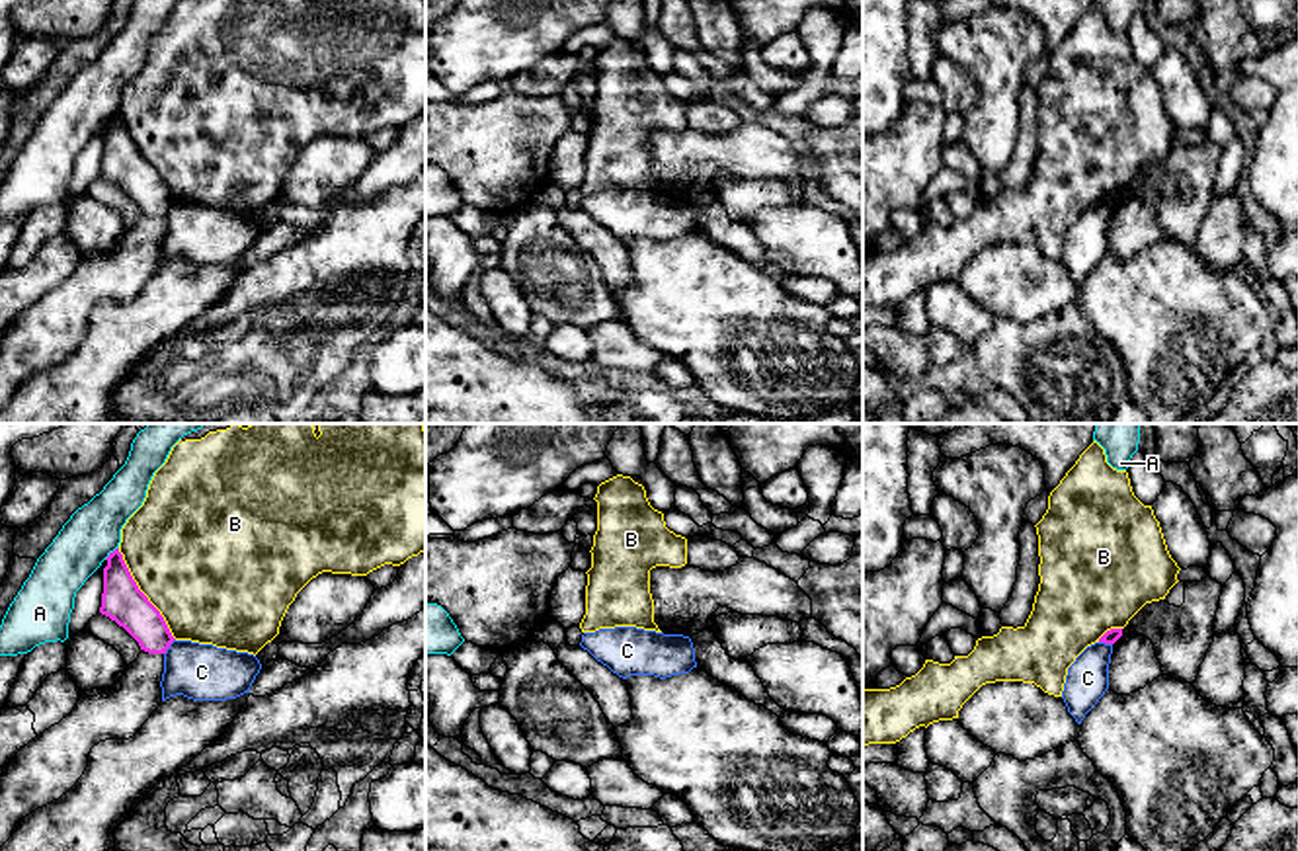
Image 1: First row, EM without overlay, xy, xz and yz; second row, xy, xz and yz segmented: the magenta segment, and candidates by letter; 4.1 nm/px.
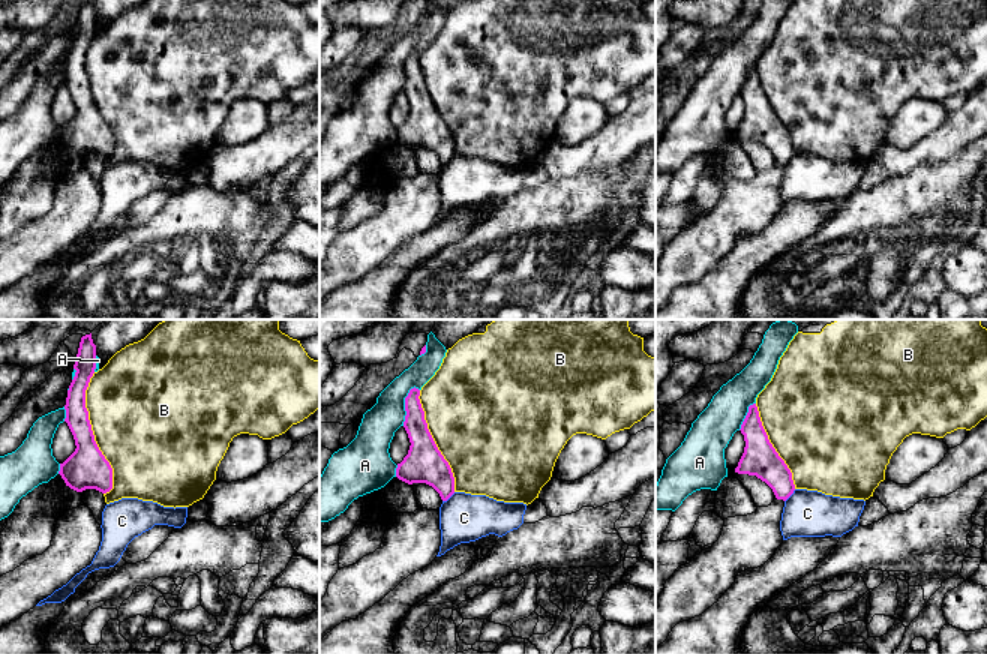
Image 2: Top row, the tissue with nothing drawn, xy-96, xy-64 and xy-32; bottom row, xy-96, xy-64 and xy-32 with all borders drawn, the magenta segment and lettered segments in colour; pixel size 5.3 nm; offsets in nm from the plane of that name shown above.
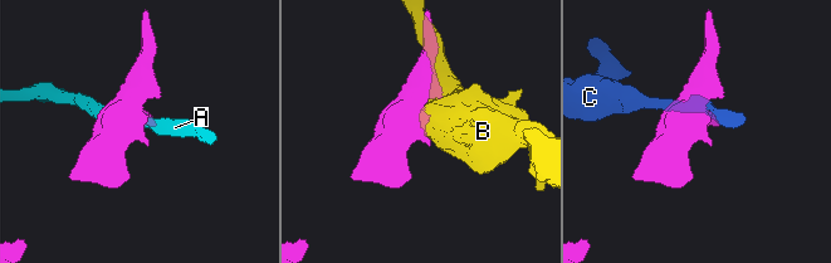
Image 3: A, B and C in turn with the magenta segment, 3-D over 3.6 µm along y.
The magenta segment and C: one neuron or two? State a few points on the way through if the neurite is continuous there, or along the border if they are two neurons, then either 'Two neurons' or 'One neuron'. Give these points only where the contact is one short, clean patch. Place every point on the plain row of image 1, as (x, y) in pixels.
Boundary: xy (174, 202), (164, 217). Two neurons

